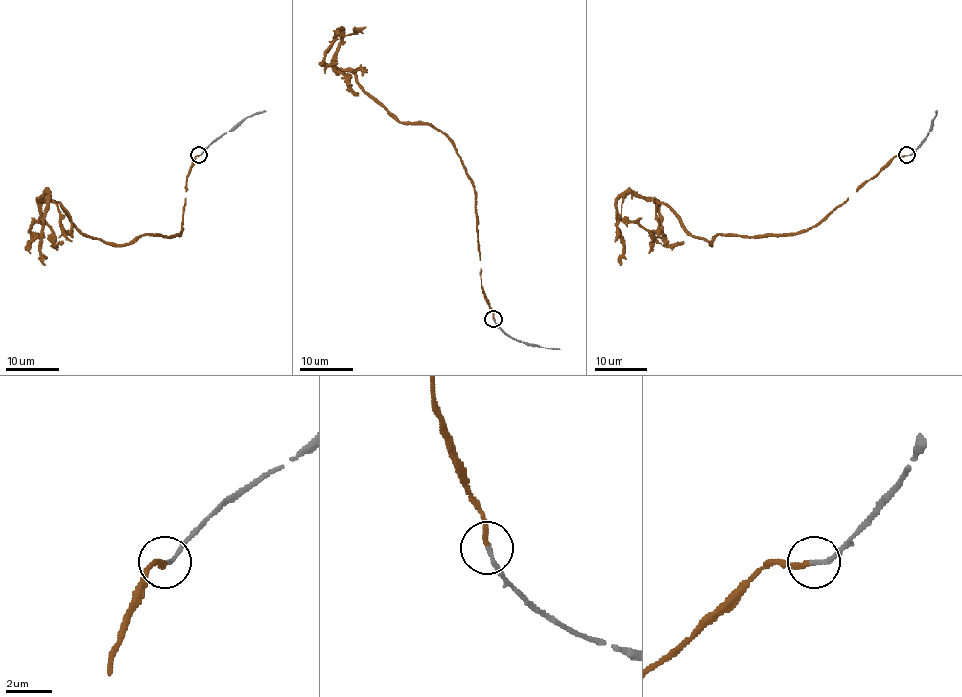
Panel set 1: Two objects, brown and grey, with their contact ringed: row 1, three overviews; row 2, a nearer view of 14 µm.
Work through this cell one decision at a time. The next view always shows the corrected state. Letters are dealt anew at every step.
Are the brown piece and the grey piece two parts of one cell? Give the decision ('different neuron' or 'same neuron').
same neuron

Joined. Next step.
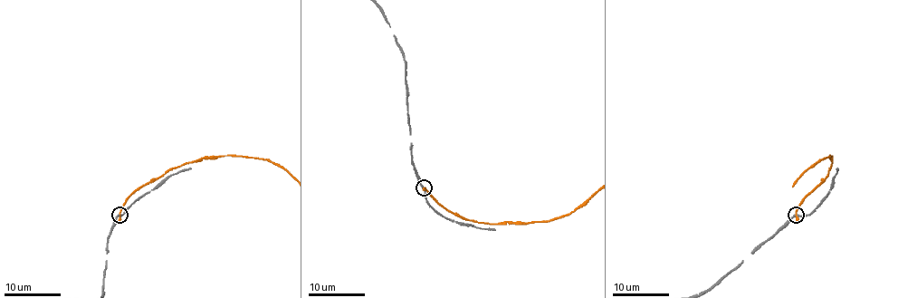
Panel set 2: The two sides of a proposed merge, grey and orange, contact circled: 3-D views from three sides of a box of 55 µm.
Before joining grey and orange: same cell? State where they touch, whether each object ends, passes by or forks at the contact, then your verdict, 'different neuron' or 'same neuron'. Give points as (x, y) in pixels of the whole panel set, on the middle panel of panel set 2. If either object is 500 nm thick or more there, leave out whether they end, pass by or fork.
at (424, 187); grey passes by; orange ends there; different neuron

